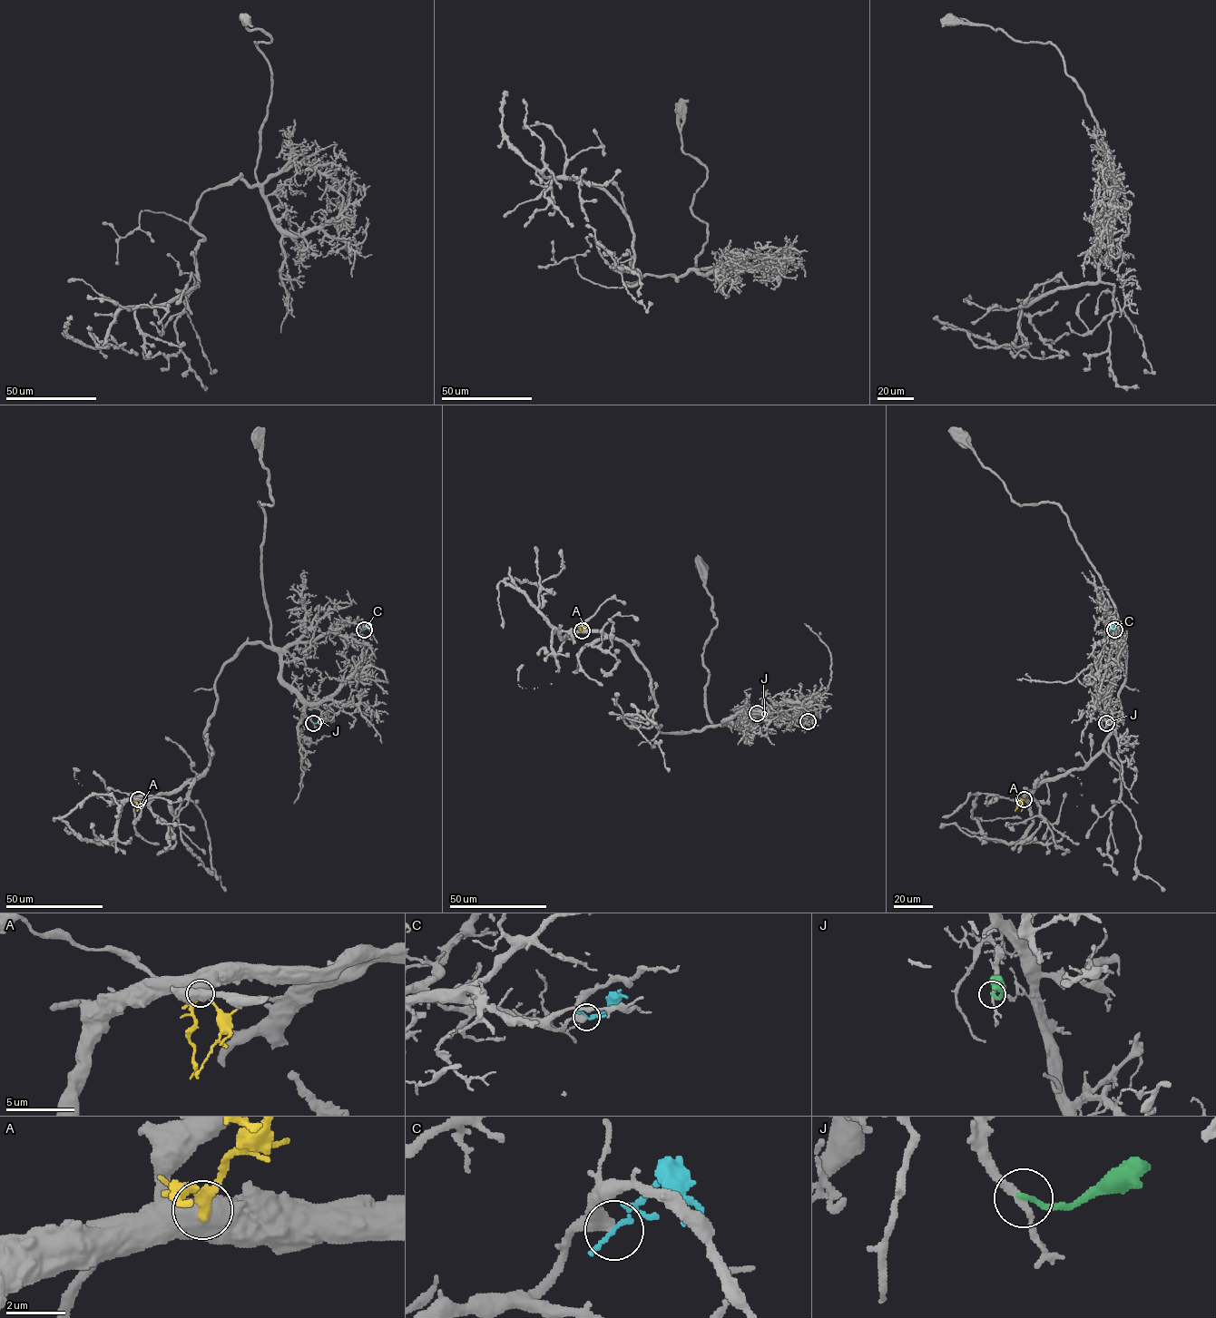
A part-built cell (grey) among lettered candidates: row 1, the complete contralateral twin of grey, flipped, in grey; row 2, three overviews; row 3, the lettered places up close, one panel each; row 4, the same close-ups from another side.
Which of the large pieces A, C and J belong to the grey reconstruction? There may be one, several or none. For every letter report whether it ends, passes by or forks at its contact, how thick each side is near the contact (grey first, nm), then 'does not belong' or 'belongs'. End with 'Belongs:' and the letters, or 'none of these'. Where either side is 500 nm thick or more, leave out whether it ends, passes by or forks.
A: 900 nm thick on the grey side, 360 nm on the other; does not belong
C: it passes by; 360 nm thick on the grey side, 120 nm on the other; does not belong
J: it ends there; 220 nm thick on the grey side, 190 nm on the other; does not belong
Belongs: none of these

